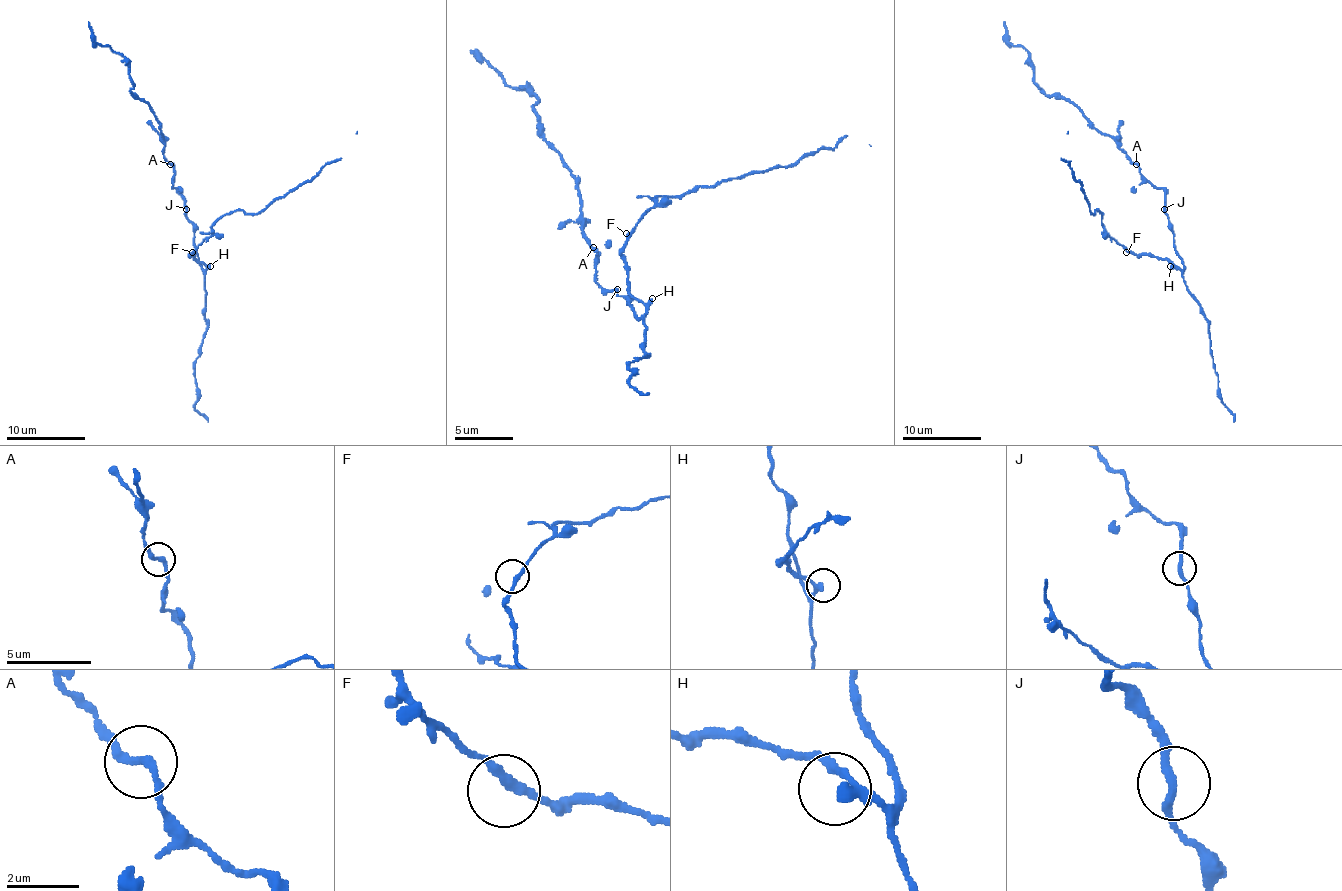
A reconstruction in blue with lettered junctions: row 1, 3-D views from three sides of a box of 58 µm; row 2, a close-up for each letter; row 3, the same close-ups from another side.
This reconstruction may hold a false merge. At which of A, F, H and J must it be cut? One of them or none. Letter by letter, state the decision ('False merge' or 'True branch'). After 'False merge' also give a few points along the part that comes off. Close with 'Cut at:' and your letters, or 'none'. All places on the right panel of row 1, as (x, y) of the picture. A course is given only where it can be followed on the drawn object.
A: True branch
F: True branch
H: True branch
J: True branch
Cut at: none

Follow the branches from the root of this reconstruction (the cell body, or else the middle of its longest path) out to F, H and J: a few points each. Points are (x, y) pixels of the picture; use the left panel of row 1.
F: (194, 240), (200, 268), (204, 270), (206, 268), (190, 254), (192, 252)
H: (194, 240), (200, 268), (204, 270), (210, 266)
J: (194, 240), (186, 209)

